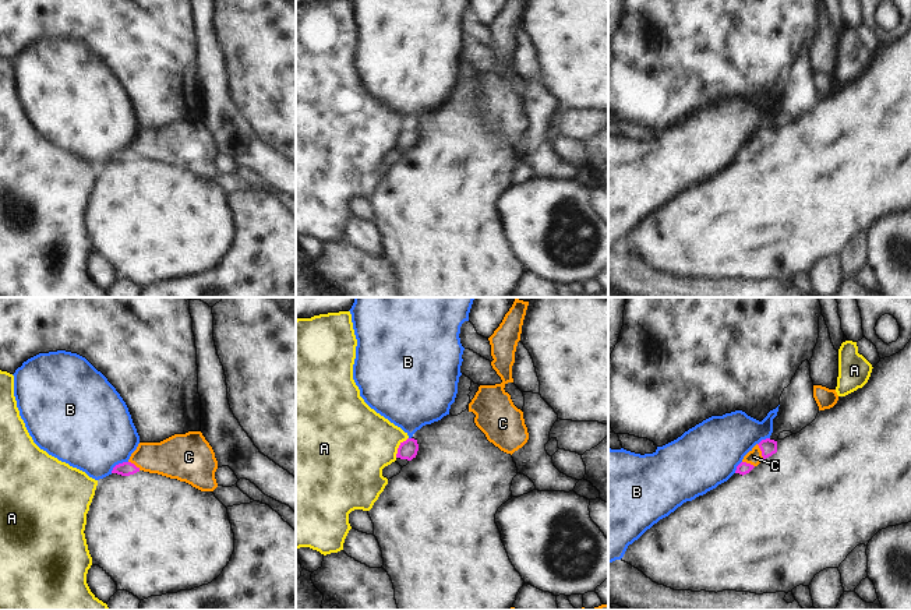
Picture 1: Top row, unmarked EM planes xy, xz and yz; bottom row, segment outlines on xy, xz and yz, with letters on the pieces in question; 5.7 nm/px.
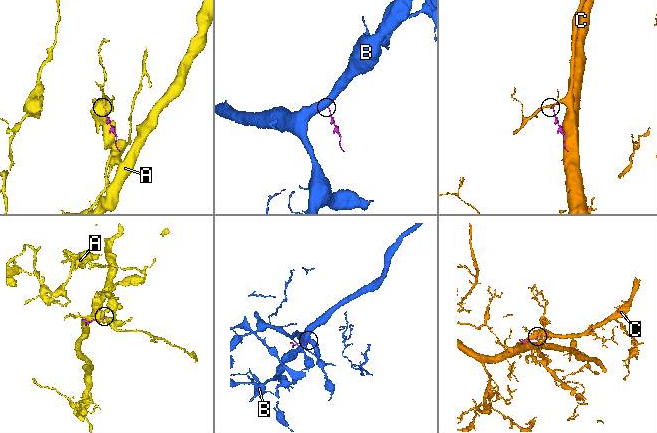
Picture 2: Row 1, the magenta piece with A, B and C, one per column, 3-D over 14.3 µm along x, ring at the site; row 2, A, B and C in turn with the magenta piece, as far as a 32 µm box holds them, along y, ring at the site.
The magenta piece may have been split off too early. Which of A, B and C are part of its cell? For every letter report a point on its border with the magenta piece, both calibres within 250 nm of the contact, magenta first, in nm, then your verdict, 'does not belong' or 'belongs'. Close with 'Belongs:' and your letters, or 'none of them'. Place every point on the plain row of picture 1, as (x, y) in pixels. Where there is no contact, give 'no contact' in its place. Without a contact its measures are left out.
A: meets magenta in xz at (399, 134); 110 nm thick on the magenta side, 420 nm on the other; does not belong
B: meets magenta in xy at (119, 151); 80 nm thick on the magenta side, 480 nm on the other; does not belong
C: meets magenta in yz at (761, 137); 90 nm thick on the magenta side, 90 nm on the other; belongs
Belongs: C

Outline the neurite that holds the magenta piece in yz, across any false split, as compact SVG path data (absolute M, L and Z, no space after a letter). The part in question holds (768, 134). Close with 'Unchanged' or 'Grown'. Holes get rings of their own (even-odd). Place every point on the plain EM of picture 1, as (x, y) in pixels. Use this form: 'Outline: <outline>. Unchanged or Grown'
Outline: M766 126L756 131L742 147L742 149L737 154L735 161L746 162L755 154L758 154L763 147L771 144L777 140L777 128Z. Grown.

